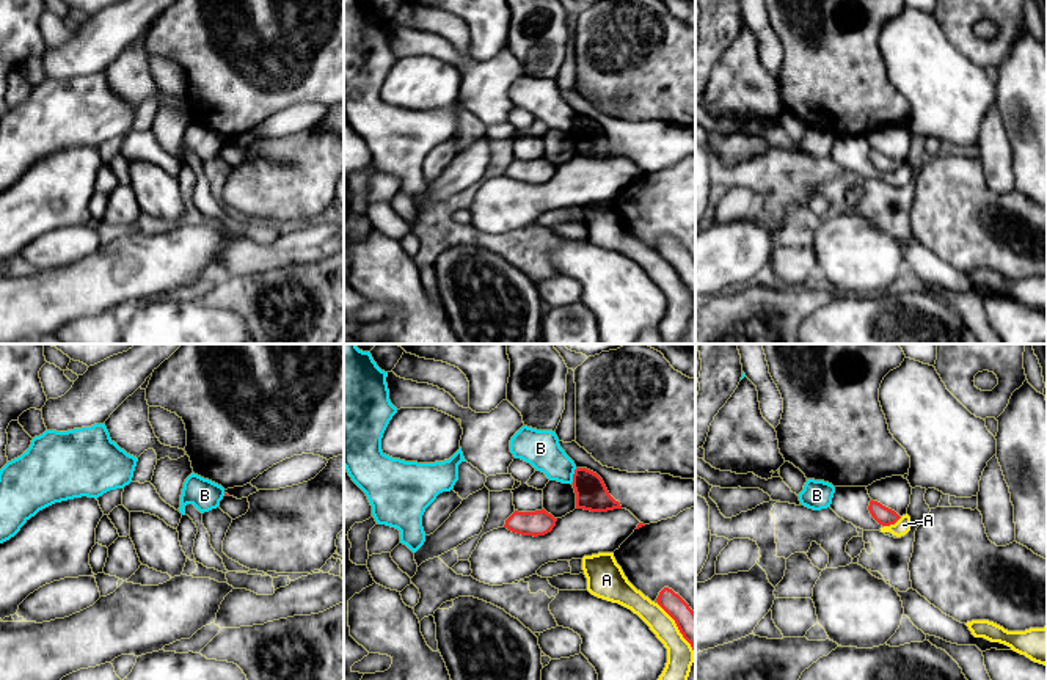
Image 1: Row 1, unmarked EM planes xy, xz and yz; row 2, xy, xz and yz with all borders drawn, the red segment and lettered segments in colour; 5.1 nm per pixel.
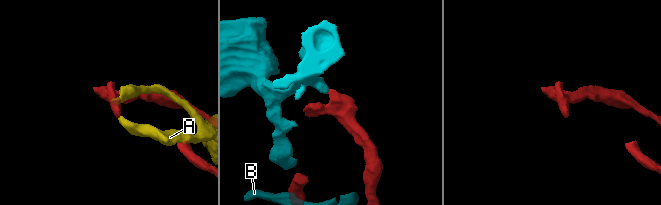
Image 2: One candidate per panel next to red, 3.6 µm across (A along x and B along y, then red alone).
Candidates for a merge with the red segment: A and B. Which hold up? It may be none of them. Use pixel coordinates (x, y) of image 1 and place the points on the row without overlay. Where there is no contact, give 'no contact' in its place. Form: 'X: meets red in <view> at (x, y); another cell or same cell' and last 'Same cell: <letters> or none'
A: meets red in yz at (892, 171); another cell
B: meets red in xz at (573, 123); another cell
Same cell: none

